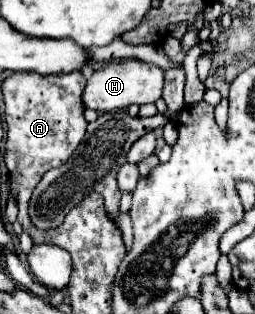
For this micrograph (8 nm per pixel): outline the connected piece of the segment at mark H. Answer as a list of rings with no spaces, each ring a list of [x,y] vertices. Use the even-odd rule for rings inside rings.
[[[113,60],[107,64],[101,64],[93,76],[87,80],[85,92],[83,92],[83,104],[85,108],[99,110],[99,112],[113,112],[119,108],[127,108],[131,104],[147,104],[157,102],[163,92],[165,72],[155,64],[145,64],[141,60]]]

